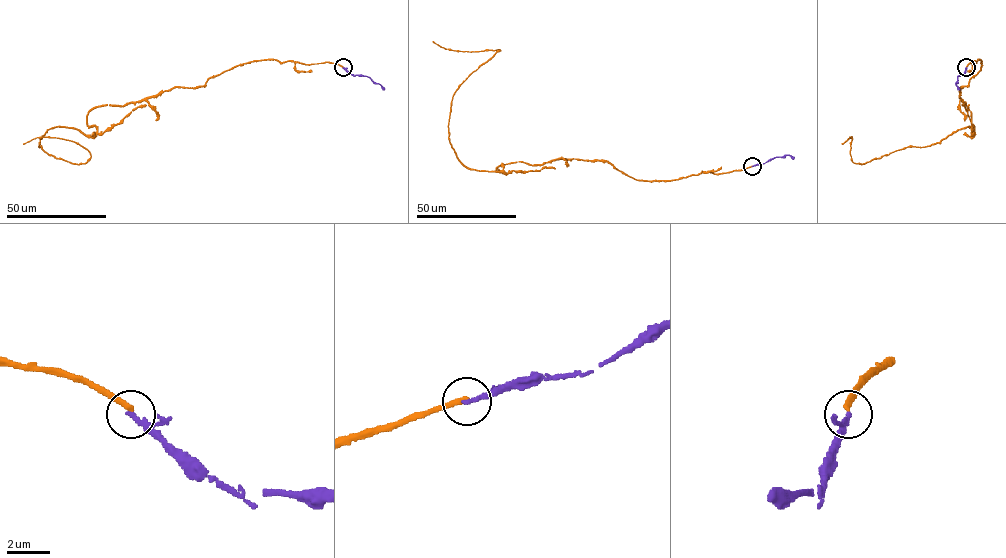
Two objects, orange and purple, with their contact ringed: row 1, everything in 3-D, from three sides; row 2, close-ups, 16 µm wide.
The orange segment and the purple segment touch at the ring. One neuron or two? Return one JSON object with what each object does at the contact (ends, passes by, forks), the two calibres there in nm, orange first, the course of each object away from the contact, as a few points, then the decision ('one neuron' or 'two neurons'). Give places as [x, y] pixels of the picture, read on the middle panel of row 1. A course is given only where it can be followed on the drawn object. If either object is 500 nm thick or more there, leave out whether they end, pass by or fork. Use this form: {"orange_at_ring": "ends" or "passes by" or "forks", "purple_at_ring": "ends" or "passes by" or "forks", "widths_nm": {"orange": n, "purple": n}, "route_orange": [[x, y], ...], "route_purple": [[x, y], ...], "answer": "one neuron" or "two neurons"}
{"orange_at_ring": "ends", "purple_at_ring": "ends", "widths_nm": {"orange": 240, "purple": 200}, "route_orange": [[752, 166], [646, 181], [577, 159], [468, 169], [448, 138], [452, 97], [500, 50], [432, 41]], "route_purple": [[752, 166], [785, 155], [793, 159]], "answer": "two neurons"}

